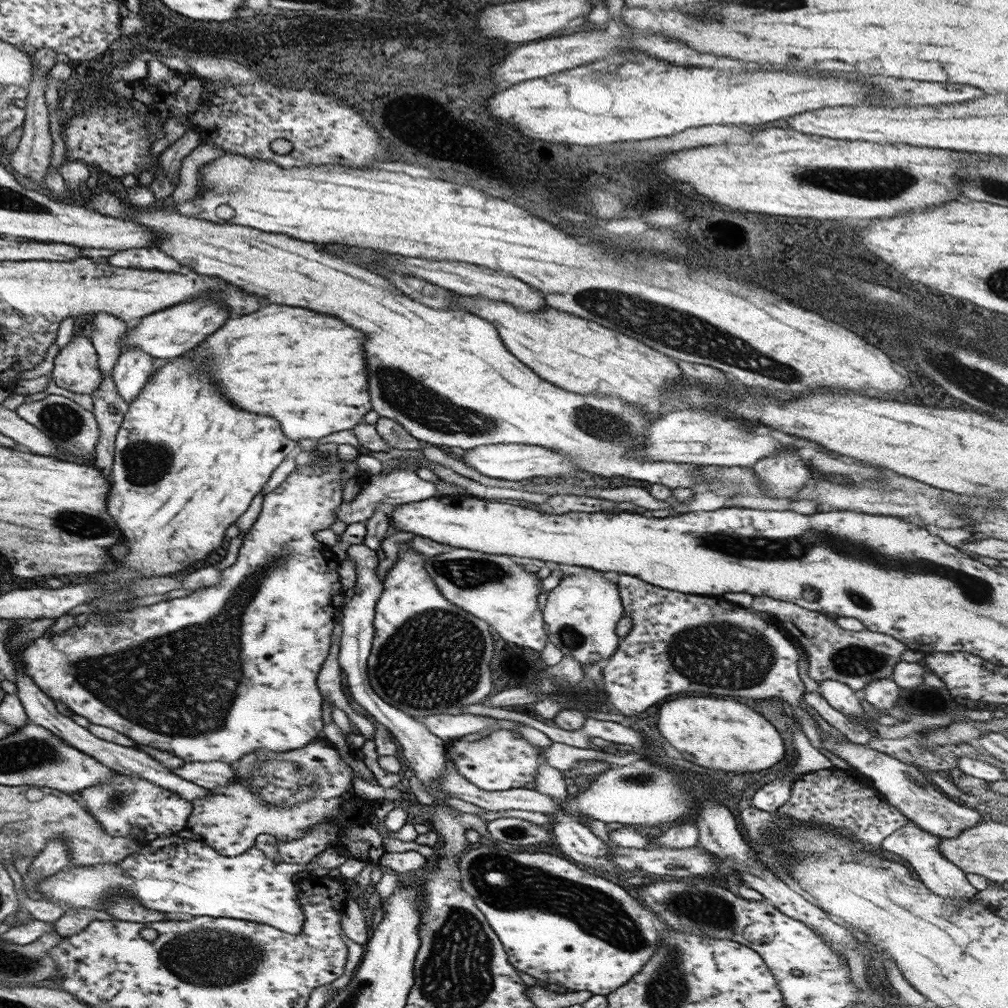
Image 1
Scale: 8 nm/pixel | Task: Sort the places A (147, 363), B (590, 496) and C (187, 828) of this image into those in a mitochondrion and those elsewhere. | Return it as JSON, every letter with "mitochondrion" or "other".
{"A":"other","B":"other","C":"other"}

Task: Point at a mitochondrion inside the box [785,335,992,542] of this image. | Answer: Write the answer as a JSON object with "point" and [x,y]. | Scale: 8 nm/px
{"point":[955,373]}

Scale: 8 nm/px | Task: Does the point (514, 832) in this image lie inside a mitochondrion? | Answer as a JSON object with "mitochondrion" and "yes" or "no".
{"mitochondrion":"yes"}

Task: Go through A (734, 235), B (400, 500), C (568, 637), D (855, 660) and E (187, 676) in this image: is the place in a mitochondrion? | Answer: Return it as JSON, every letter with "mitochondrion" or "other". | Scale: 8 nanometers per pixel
{"A":"other","B":"other","C":"mitochondrion","D":"mitochondrion","E":"mitochondrion"}

